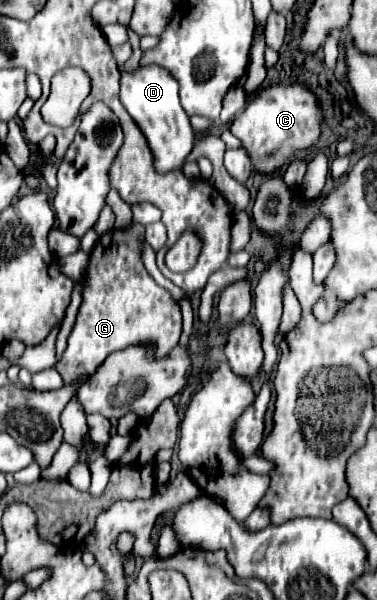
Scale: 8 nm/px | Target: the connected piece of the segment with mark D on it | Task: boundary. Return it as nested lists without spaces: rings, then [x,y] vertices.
[[[138,66],[136,72],[124,72],[122,70],[122,80],[120,80],[120,102],[122,106],[126,108],[126,112],[132,116],[132,120],[138,124],[138,128],[142,130],[150,150],[152,150],[152,156],[154,156],[154,168],[156,172],[174,172],[174,170],[180,170],[186,162],[186,158],[190,156],[192,148],[194,148],[194,142],[196,142],[196,134],[194,134],[194,128],[190,124],[190,118],[188,114],[184,112],[182,104],[180,104],[180,98],[178,98],[178,82],[170,76],[170,72],[166,72],[162,66]]]

